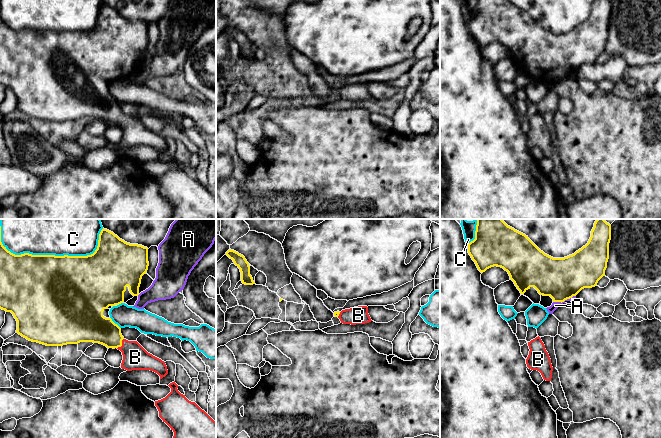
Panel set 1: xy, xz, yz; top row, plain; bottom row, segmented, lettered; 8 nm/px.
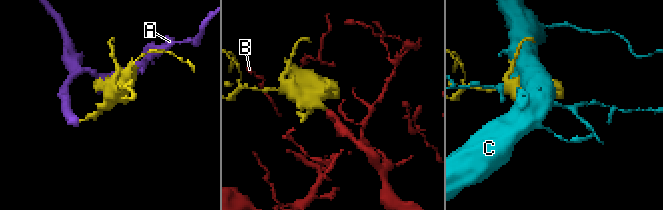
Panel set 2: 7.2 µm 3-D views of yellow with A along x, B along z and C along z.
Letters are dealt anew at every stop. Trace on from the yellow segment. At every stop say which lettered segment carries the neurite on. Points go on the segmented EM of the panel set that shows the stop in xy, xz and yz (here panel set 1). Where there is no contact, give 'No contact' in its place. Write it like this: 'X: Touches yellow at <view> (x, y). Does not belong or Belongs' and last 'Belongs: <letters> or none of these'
A: Touches yellow at yz (564, 300). Does not belong
B: Touches yellow at xy (121, 344). Belongs
C: Touches yellow at xy (58, 256). Does not belong
Belongs: B

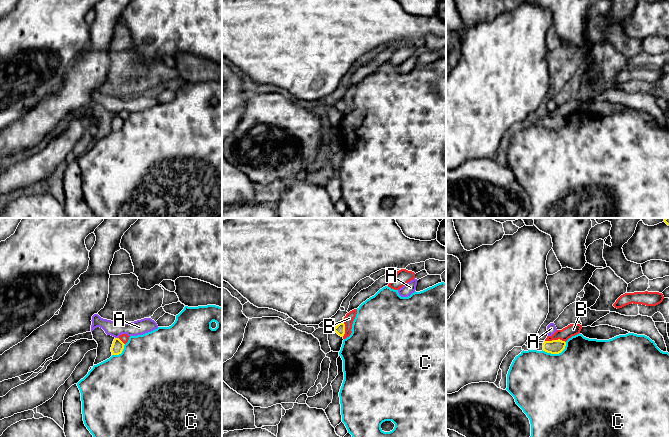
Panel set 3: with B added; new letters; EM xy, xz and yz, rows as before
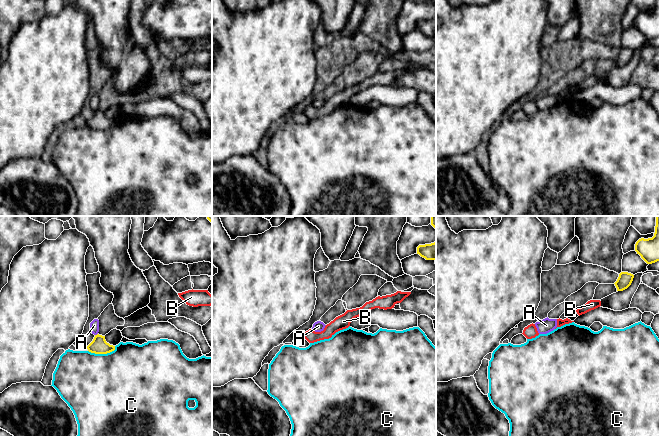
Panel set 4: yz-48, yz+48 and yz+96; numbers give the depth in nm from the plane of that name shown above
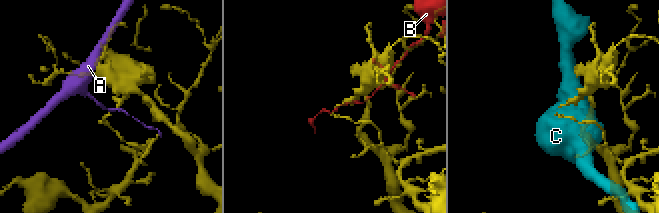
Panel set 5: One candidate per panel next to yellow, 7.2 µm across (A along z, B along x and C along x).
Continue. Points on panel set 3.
A: Touches yellow at xy (117, 338). Does not belong
B: Touches yellow at yz (555, 340). Does not belong
C: Touches yellow at yz (556, 353). Does not belong
Belongs: none of these

